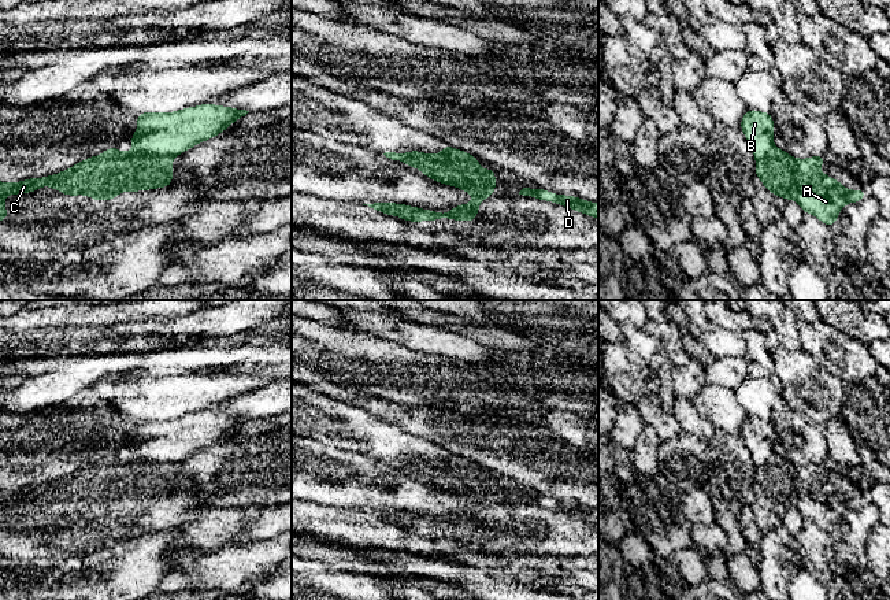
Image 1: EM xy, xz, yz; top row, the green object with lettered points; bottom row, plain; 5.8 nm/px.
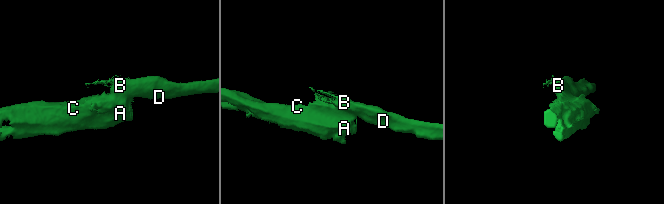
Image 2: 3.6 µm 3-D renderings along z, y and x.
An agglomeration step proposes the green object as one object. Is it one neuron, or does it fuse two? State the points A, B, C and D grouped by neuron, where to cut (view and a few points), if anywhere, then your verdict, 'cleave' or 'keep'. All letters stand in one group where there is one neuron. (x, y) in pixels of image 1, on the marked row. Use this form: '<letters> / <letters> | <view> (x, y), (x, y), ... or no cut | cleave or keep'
A C / B D | xy (134, 150), (171, 156) | cleave

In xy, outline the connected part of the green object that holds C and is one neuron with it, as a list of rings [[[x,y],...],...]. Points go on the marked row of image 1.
[[[110,147],[101,155],[85,158],[55,175],[19,182],[0,181],[0,221],[10,218],[3,204],[8,195],[33,193],[41,186],[53,188],[66,196],[86,195],[92,200],[108,201],[126,190],[168,188],[171,184],[173,156],[120,152],[116,147]]]

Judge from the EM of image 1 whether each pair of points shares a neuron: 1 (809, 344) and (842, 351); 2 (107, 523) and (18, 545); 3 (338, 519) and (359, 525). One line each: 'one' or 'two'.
1: one
2: one
3: one

